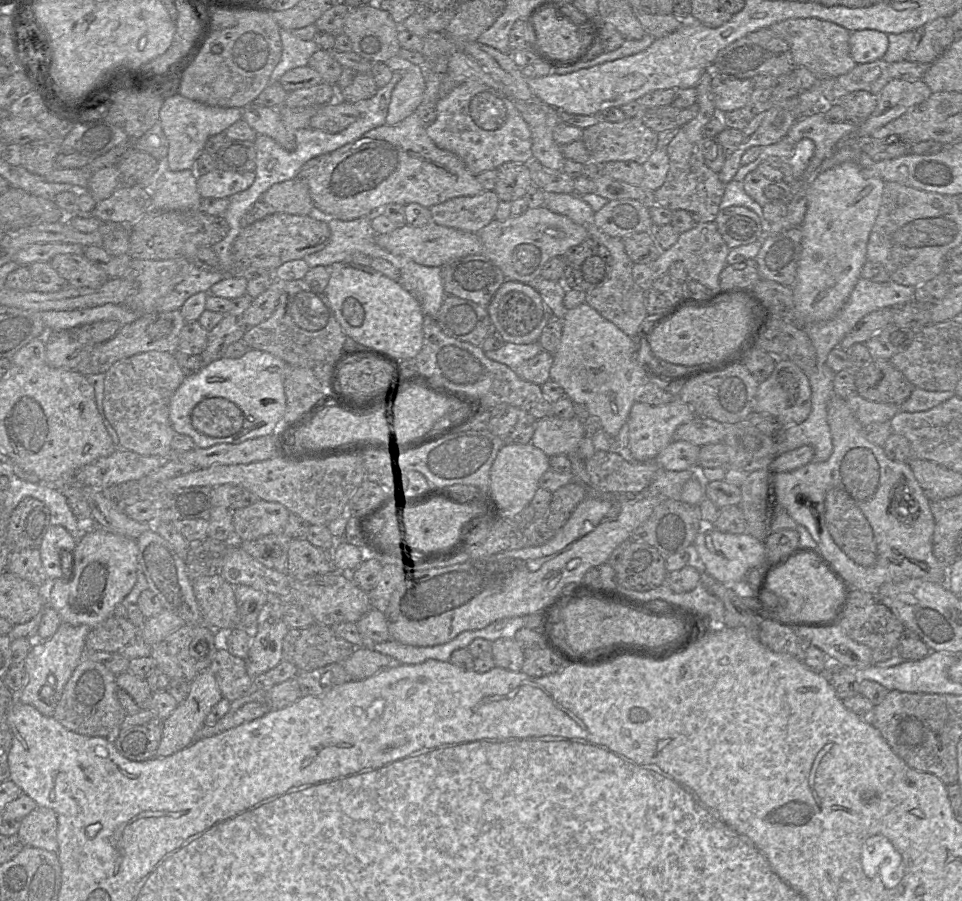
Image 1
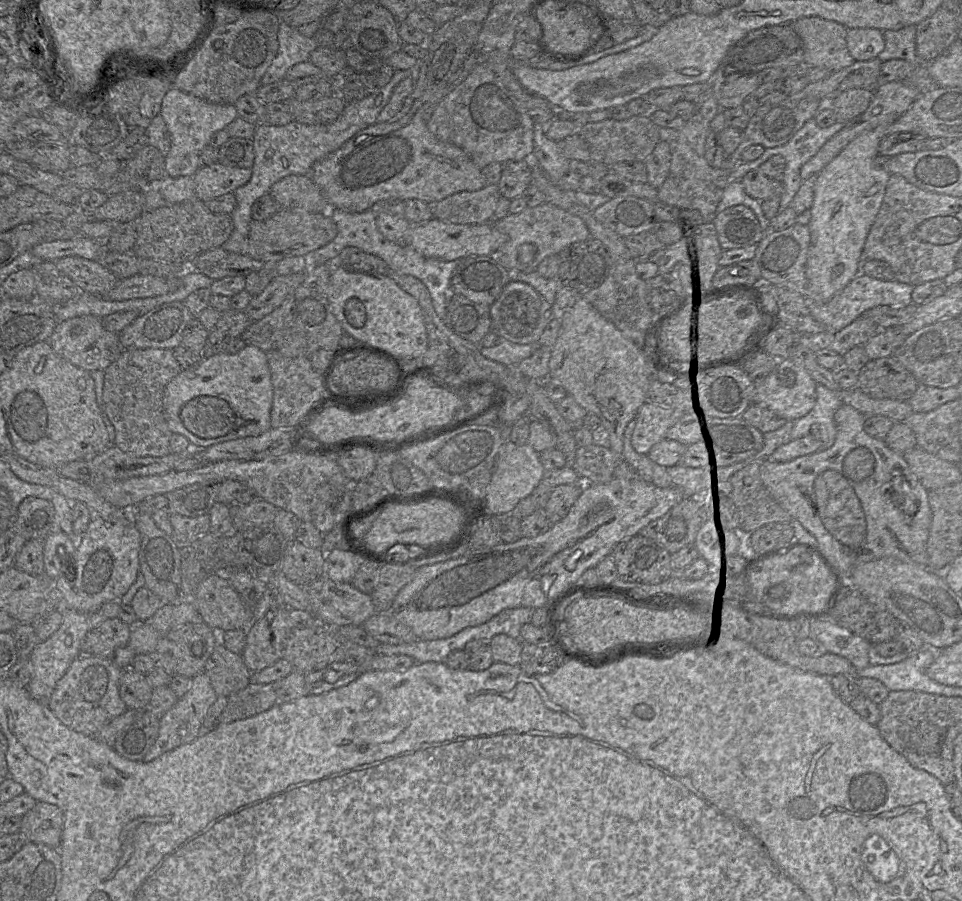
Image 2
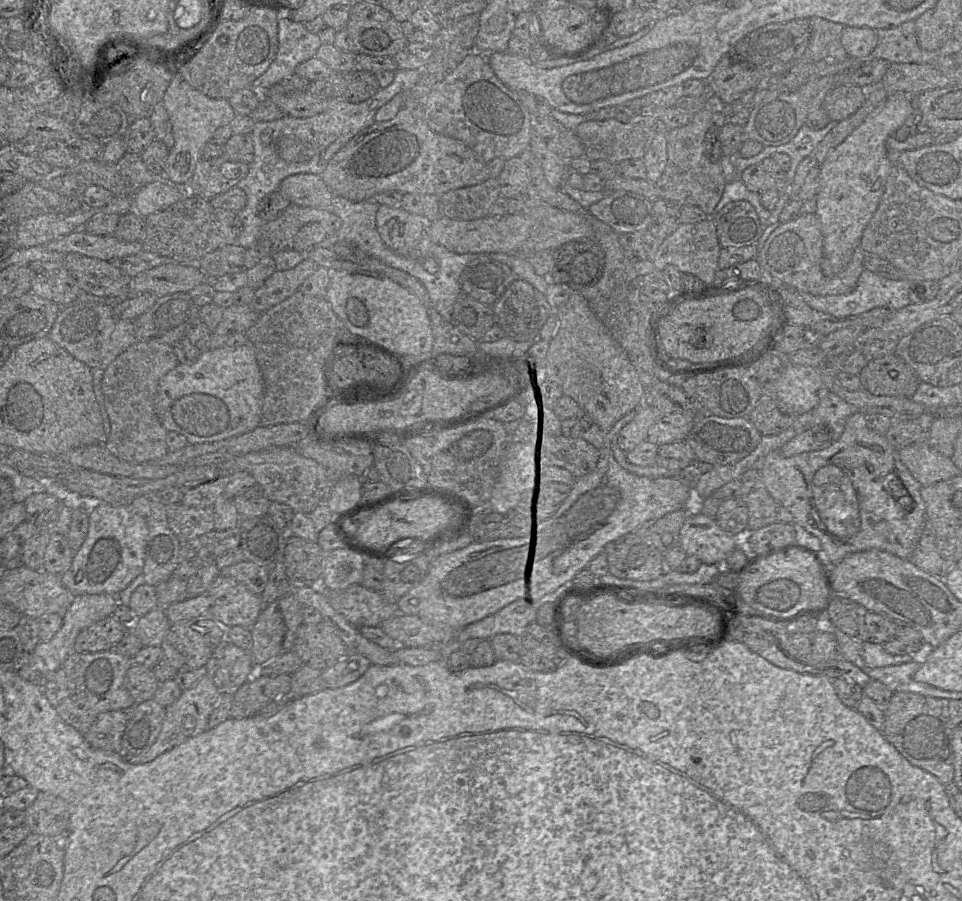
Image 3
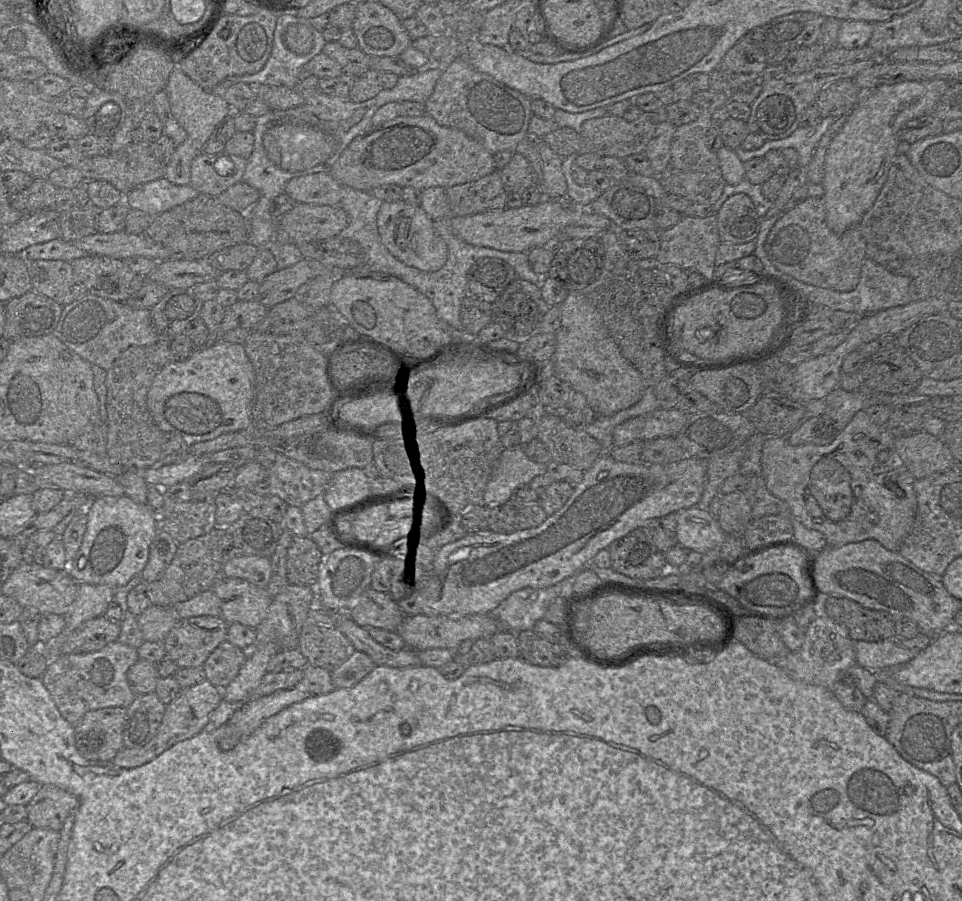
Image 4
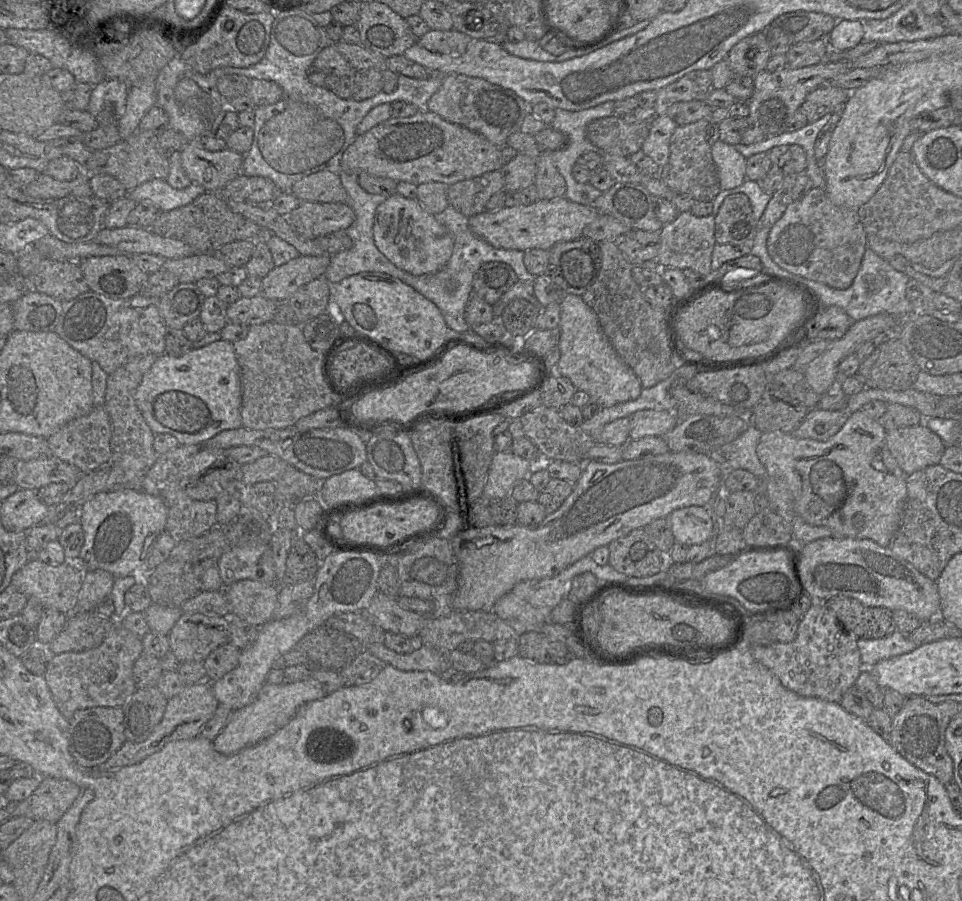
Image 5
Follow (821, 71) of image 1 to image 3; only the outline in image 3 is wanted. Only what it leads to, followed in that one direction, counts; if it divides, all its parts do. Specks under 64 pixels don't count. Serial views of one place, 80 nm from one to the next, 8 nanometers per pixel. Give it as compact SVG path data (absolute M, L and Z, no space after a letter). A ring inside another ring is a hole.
M814 17L810 19L811 37L806 57L813 62L826 61L833 63L848 57L841 44L844 29L839 23Z

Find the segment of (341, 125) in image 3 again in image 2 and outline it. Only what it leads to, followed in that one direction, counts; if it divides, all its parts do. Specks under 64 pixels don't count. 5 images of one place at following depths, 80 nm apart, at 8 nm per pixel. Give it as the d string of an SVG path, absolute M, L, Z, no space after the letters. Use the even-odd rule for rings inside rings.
M395 71L386 86L378 88L373 94L360 101L346 103L342 114L332 123L308 125L293 120L283 126L256 124L253 135L255 159L251 168L252 176L246 184L232 192L237 201L236 207L230 214L233 231L221 247L228 252L246 254L247 237L252 221L251 209L254 202L269 193L270 188L284 177L310 175L315 162L338 150L359 131L375 124L378 115L388 104L395 87L413 73L414 71Z

